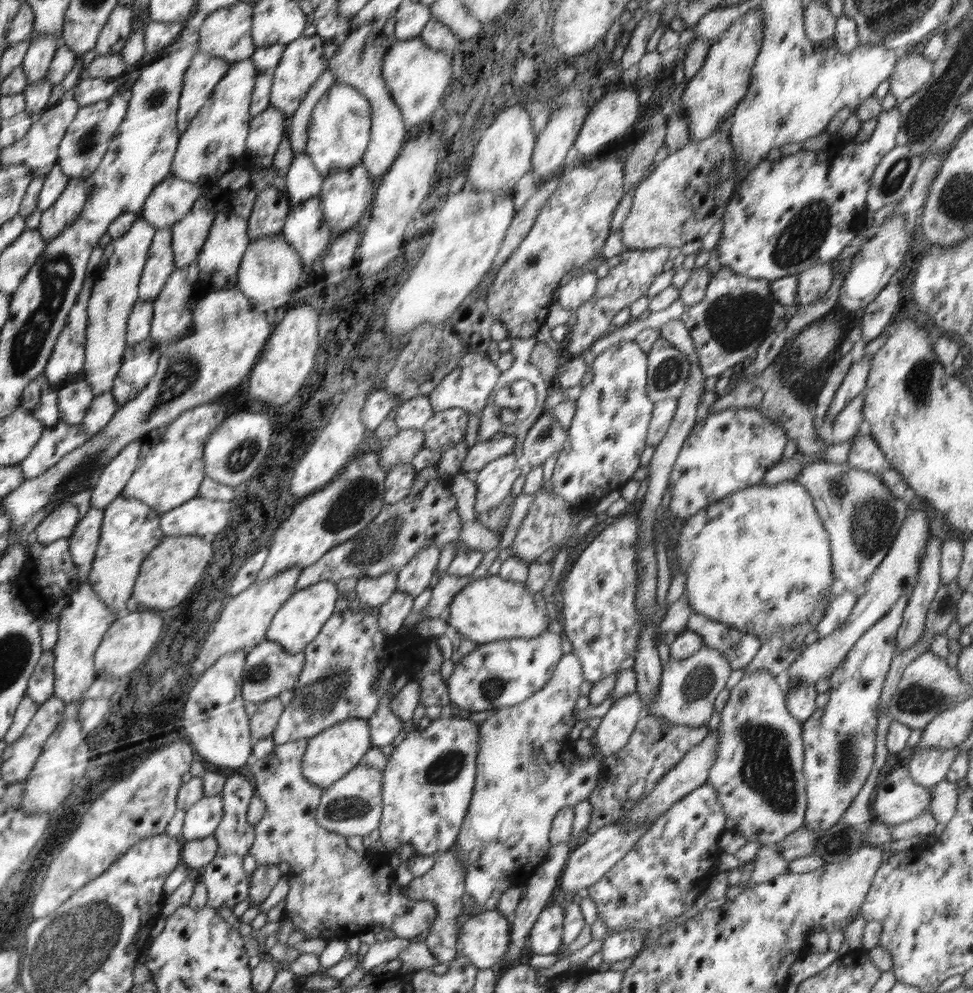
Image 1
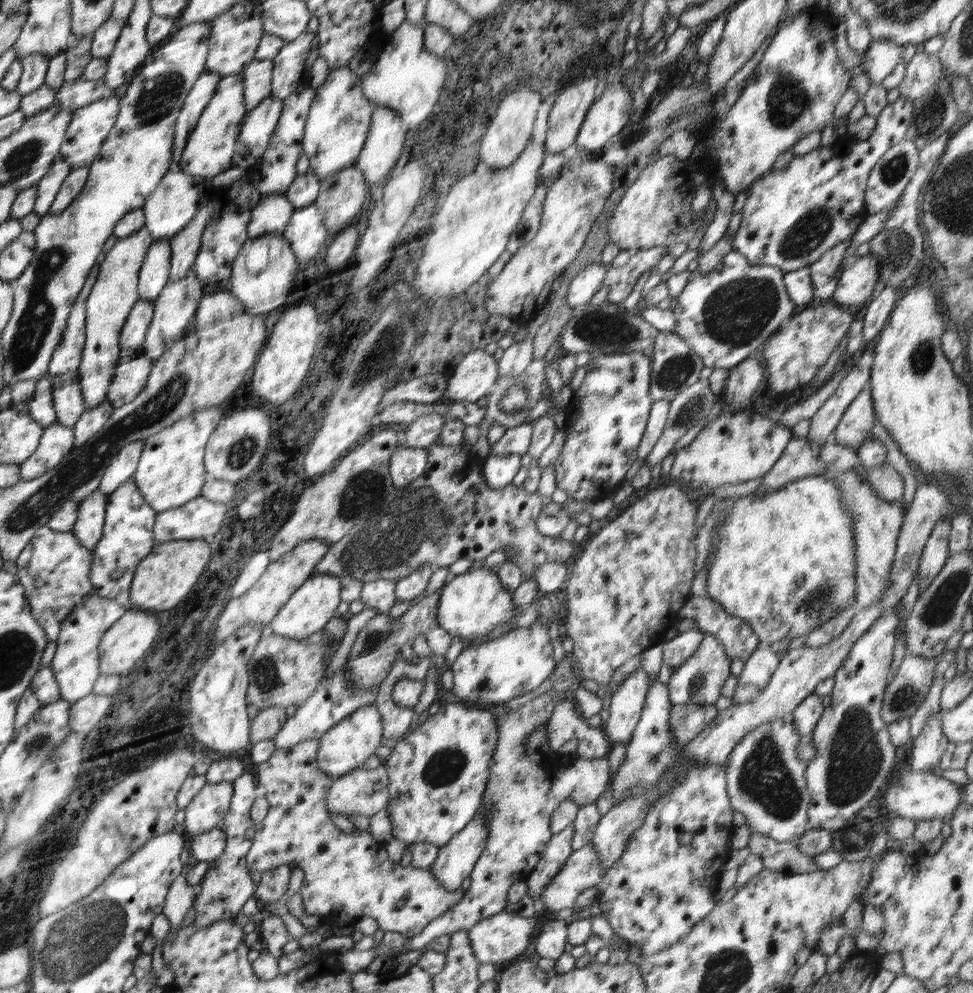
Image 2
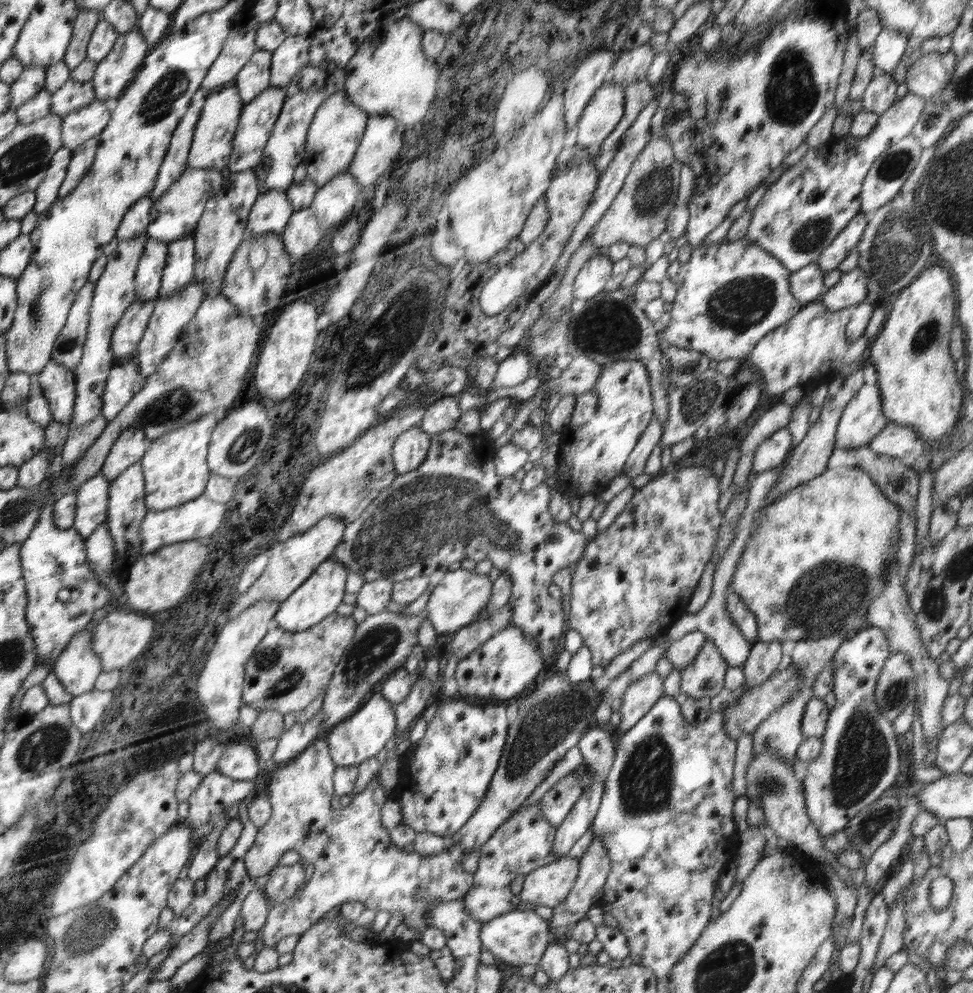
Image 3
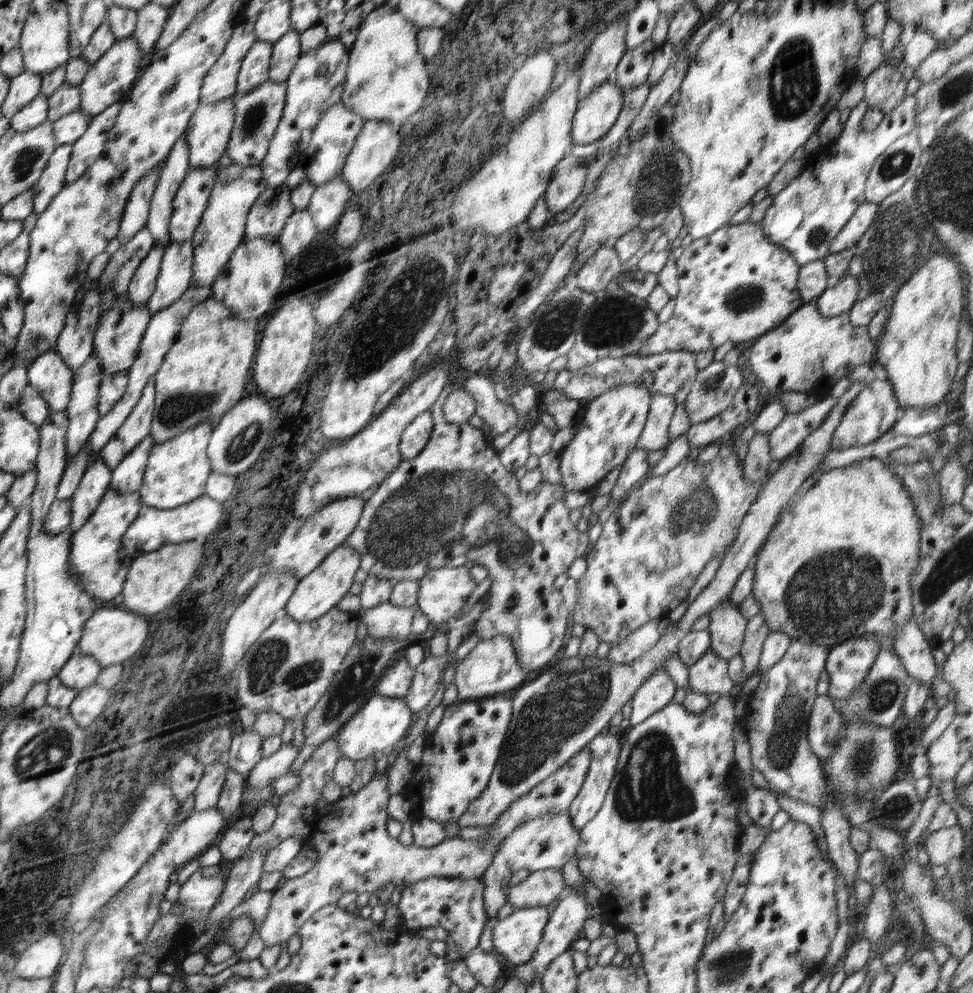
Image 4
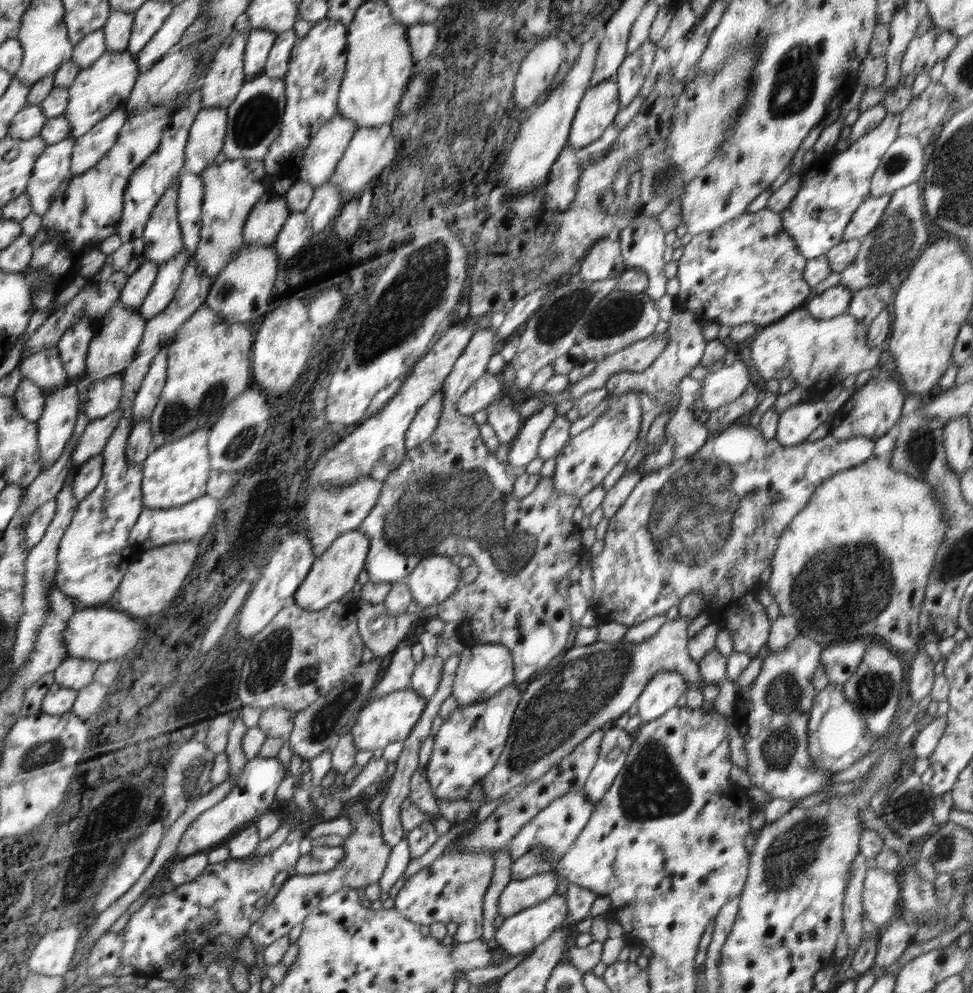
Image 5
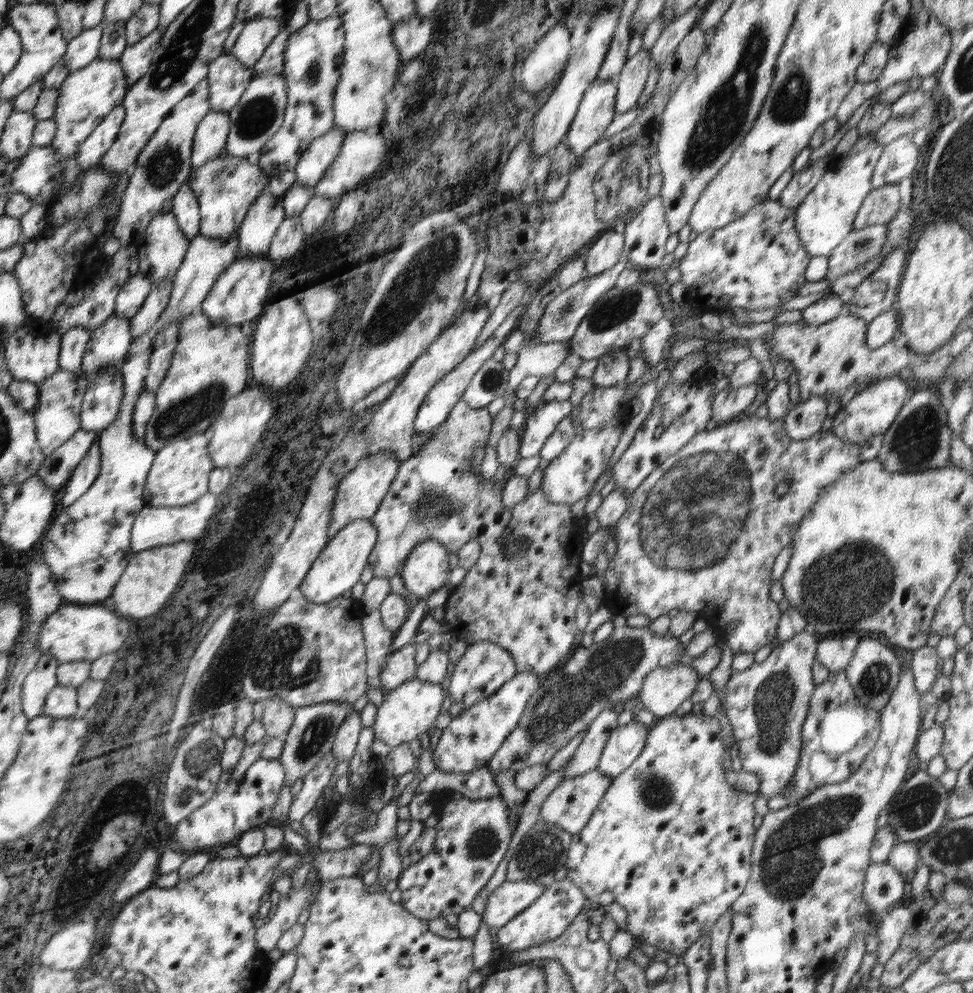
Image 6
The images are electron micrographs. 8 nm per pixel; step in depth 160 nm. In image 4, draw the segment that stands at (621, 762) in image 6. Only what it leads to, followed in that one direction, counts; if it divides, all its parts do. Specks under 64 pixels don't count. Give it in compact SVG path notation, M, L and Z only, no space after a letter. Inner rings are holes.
M602 732L588 744L591 763L584 784L569 806L569 819L576 830L582 830L599 811L614 778L621 741L616 735Z

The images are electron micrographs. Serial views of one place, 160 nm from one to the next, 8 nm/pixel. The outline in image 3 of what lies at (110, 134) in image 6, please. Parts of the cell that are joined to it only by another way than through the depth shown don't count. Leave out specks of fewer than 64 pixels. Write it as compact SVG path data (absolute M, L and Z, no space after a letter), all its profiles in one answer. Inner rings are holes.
M95 136L86 140L84 144L78 145L78 148L73 149L67 176L59 190L59 198L68 196L90 172L94 164L96 151L99 150L99 144L100 137Z

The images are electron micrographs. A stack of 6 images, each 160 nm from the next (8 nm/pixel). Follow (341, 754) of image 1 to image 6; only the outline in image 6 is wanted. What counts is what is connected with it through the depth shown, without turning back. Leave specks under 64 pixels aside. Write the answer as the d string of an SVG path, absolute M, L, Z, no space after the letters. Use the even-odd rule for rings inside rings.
M417 678L407 680L398 688L391 690L391 693L388 693L388 696L383 699L382 704L377 707L374 725L371 726L375 738L382 740L384 744L388 744L390 747L410 743L411 740L434 726L445 696L446 691L441 684L426 682Z

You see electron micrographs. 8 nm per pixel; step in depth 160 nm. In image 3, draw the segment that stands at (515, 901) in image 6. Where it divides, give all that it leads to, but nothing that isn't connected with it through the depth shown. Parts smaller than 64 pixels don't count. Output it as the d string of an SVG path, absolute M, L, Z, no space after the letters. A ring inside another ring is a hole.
M563 857L547 866L534 870L525 877L522 891L518 894L523 902L554 909L568 896L576 877L579 862Z

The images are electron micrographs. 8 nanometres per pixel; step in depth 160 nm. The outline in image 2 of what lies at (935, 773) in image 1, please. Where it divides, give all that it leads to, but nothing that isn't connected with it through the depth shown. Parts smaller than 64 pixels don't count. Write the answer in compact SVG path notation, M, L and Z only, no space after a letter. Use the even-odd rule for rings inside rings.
M939 712L930 716L917 739L913 740L910 765L912 772L929 771L941 761L948 740L942 734Z

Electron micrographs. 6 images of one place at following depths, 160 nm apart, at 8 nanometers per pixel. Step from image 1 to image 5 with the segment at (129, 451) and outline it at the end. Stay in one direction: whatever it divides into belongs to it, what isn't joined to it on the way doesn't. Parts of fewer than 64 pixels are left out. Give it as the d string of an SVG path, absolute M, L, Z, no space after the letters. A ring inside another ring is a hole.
M161 347L158 355L152 360L148 373L144 376L140 390L136 392L132 404L131 424L138 424L141 420L150 419L159 404L167 381L168 349Z

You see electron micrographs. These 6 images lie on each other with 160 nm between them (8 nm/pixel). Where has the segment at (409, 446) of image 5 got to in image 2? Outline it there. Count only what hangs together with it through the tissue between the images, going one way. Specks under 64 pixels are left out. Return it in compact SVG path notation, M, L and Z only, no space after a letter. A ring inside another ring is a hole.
M397 446L389 462L390 476L395 488L410 484L424 472L427 467L428 450Z

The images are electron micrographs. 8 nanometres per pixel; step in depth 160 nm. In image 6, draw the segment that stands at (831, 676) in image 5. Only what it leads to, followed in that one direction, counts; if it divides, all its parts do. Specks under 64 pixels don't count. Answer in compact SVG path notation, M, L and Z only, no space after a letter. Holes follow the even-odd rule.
M852 632L824 638L818 641L815 660L821 662L830 673L842 672L852 660L860 640L859 634Z

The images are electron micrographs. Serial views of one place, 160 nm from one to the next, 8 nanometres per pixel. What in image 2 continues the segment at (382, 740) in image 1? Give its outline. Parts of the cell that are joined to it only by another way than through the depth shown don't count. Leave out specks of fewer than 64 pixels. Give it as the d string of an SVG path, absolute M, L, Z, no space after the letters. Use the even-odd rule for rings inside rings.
M400 653L395 659L389 674L379 684L375 705L382 719L383 737L397 740L412 730L416 716L413 708L398 706L392 698L395 683L406 676L410 666Z

